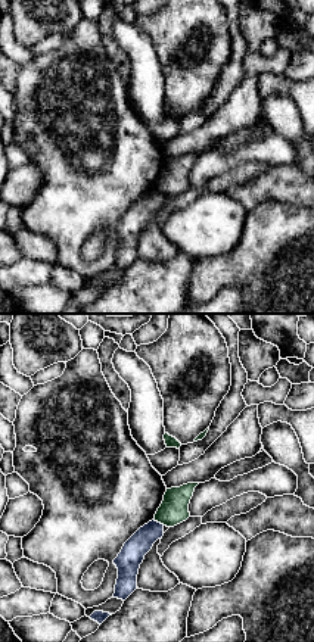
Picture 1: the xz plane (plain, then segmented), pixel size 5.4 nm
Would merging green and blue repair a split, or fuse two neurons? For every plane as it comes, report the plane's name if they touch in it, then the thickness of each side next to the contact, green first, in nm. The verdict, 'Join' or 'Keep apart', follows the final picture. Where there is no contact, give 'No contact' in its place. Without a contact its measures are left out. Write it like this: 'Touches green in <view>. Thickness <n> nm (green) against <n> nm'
Touches green in xz. Thickness 160 nm (green) against 140 nm

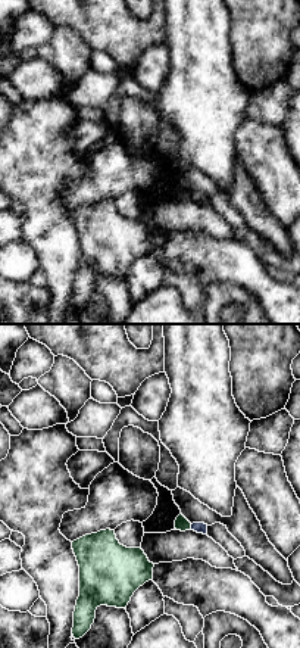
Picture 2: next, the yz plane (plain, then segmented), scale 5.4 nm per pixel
Touches green in yz. Thickness 80 nm (green) against 60 nm

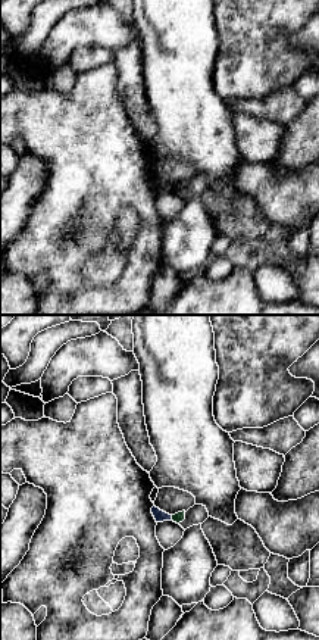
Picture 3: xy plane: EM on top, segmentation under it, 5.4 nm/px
Touches green in xy. Thickness 60 nm (green) against 70 nm

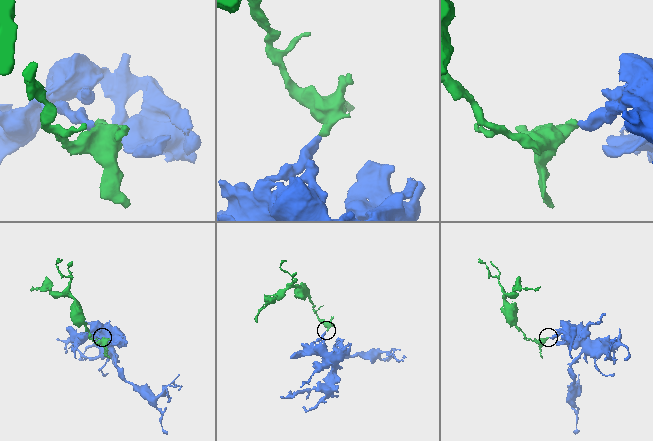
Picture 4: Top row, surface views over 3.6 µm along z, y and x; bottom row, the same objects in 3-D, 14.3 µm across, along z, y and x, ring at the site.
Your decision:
Keep apart

